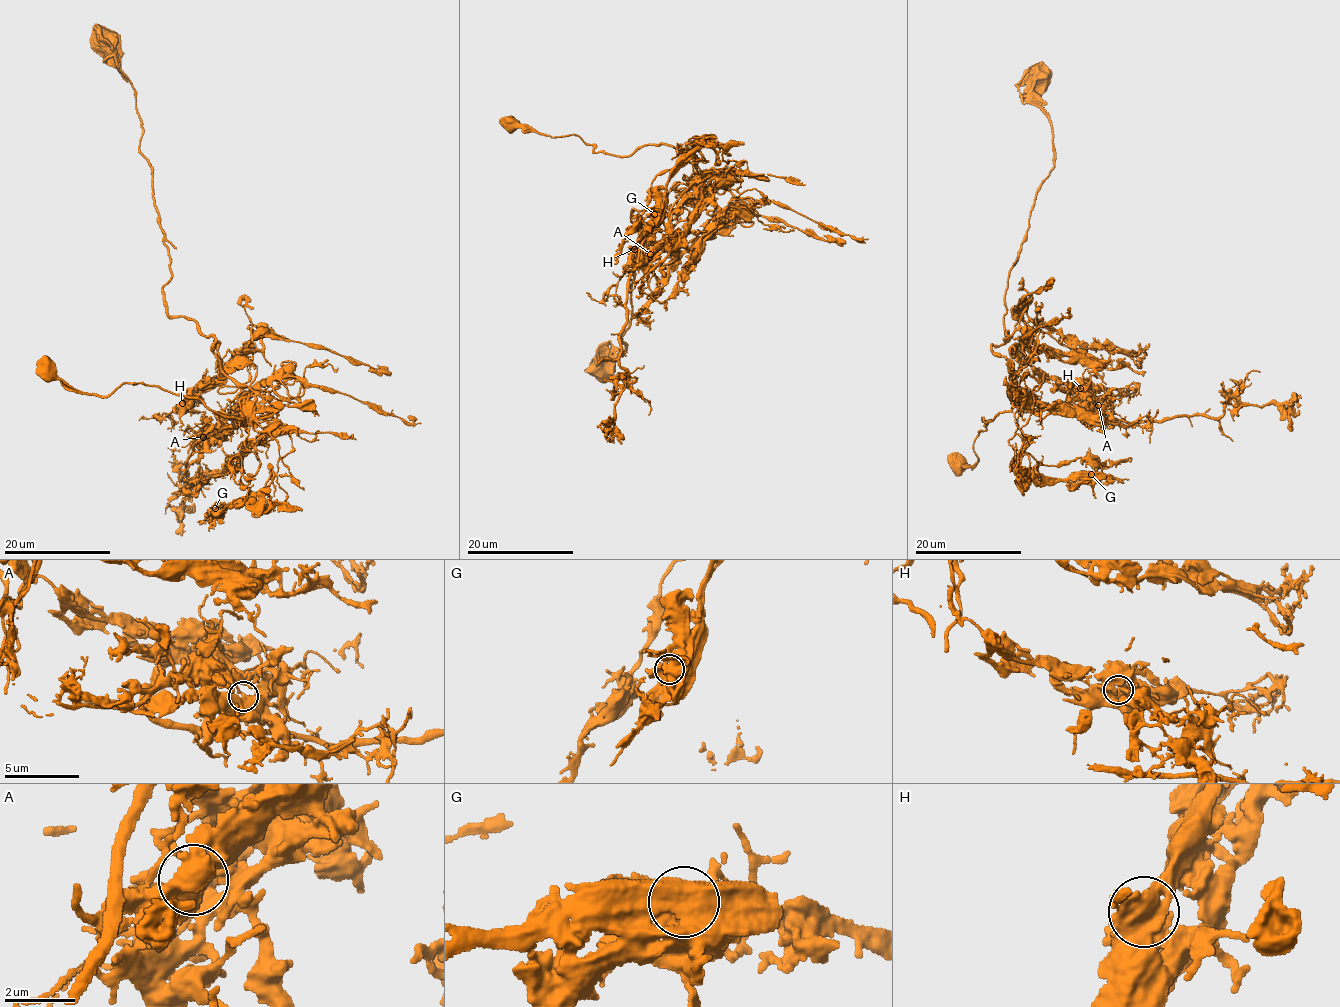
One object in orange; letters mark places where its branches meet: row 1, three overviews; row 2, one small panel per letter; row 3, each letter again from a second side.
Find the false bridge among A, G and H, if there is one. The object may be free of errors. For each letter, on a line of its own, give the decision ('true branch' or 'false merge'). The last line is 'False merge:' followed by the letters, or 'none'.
A: false merge
G: true branch
H: true branch
False merge: A

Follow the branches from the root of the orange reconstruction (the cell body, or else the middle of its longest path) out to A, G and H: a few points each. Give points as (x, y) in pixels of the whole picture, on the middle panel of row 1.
A: (603, 373), (631, 317), (632, 207), (697, 180), (651, 254)
G: (603, 373), (624, 354), (631, 317), (642, 226), (631, 211), (694, 184), (695, 144), (654, 214)
H: (603, 373), (631, 317), (631, 211), (658, 209), (677, 182), (678, 207), (694, 211), (669, 212), (634, 249)

